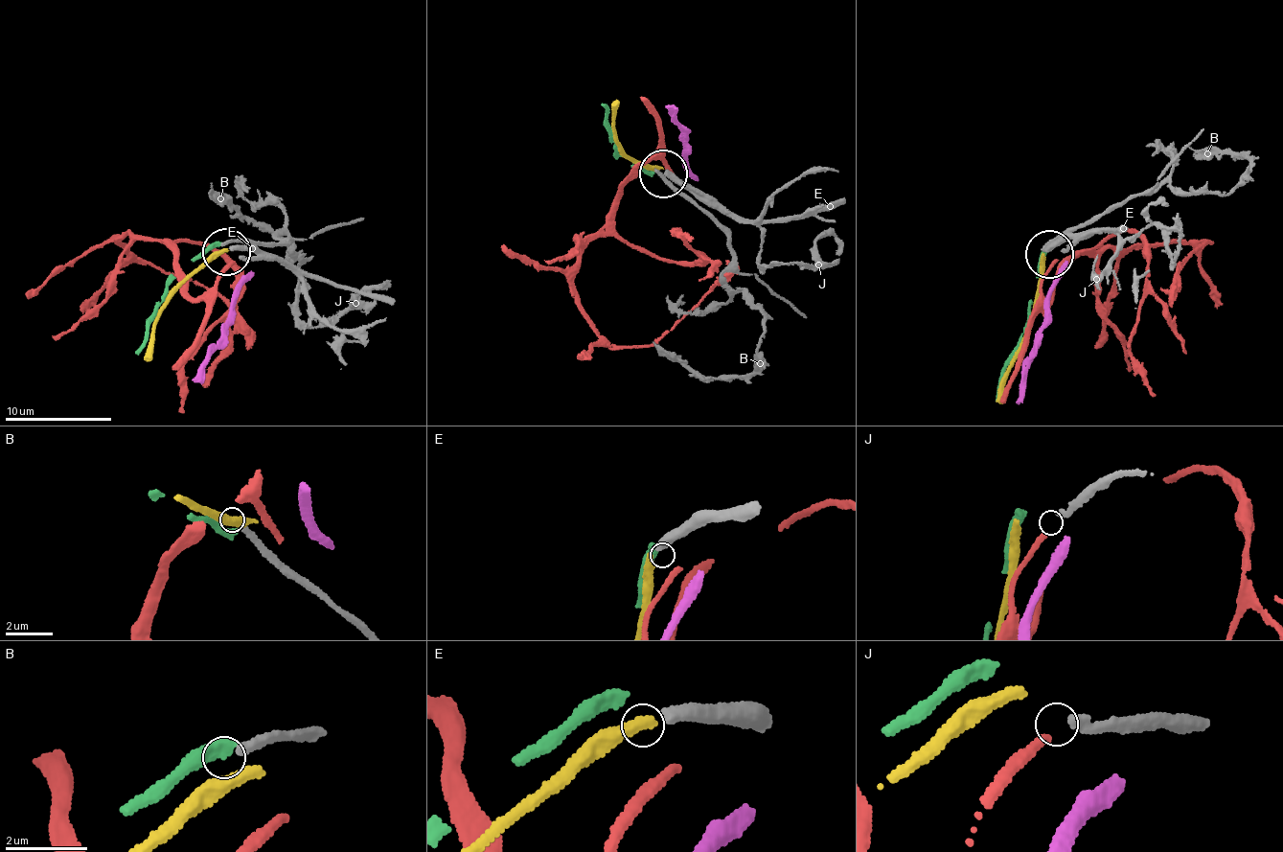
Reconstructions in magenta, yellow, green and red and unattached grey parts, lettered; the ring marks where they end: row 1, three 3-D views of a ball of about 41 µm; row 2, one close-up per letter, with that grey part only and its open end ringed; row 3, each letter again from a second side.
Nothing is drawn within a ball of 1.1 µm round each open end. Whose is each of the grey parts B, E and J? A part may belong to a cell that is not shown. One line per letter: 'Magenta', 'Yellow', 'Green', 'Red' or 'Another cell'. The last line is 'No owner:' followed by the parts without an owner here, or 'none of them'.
B: Another cell
E: Yellow
J: Another cell
No owner: B, J

